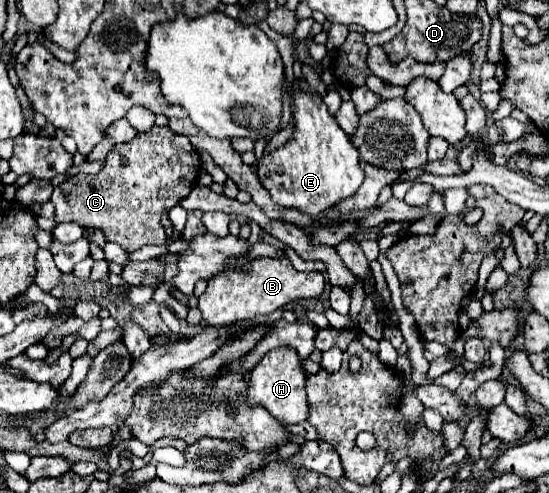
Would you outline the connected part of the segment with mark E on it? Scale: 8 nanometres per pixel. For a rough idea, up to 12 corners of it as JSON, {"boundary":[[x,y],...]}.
{"boundary":[[291,84],[293,136],[255,170],[319,214],[355,194],[359,152],[323,98]]}

